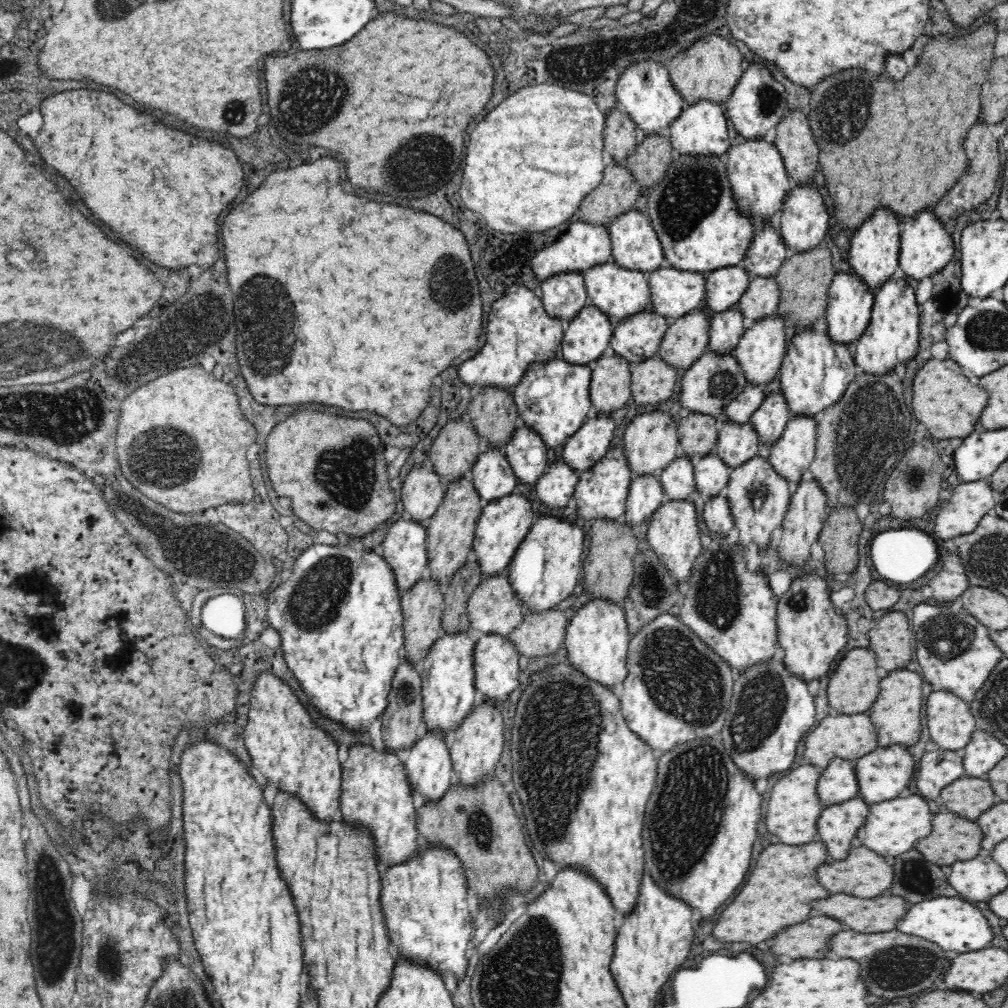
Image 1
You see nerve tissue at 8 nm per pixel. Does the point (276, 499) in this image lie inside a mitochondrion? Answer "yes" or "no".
no

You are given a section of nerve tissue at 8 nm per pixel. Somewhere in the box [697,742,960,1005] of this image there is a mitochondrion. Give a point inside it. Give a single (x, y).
(899, 968)

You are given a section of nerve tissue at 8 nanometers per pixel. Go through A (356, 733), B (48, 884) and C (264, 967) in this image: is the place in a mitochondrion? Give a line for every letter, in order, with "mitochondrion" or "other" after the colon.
A: other
B: mitochondrion
C: other

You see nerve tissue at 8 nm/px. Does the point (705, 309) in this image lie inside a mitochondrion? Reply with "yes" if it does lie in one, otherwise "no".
no

